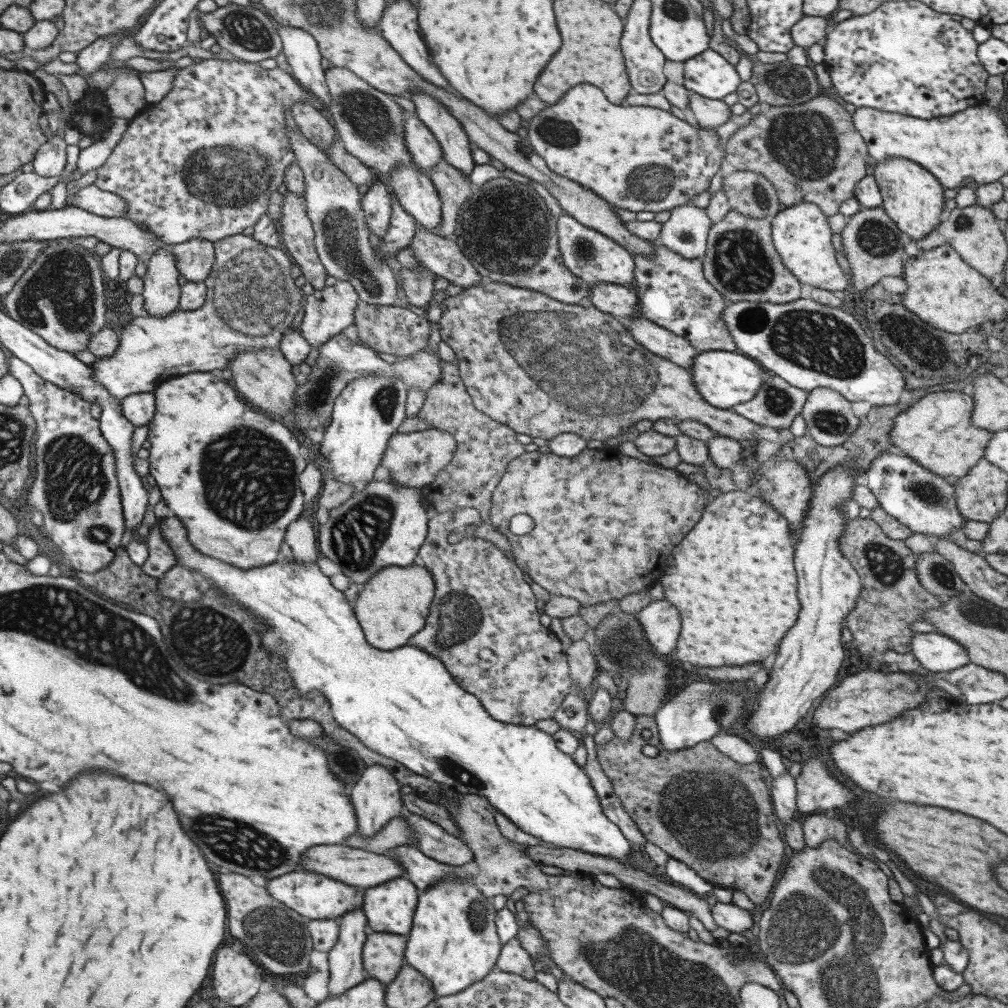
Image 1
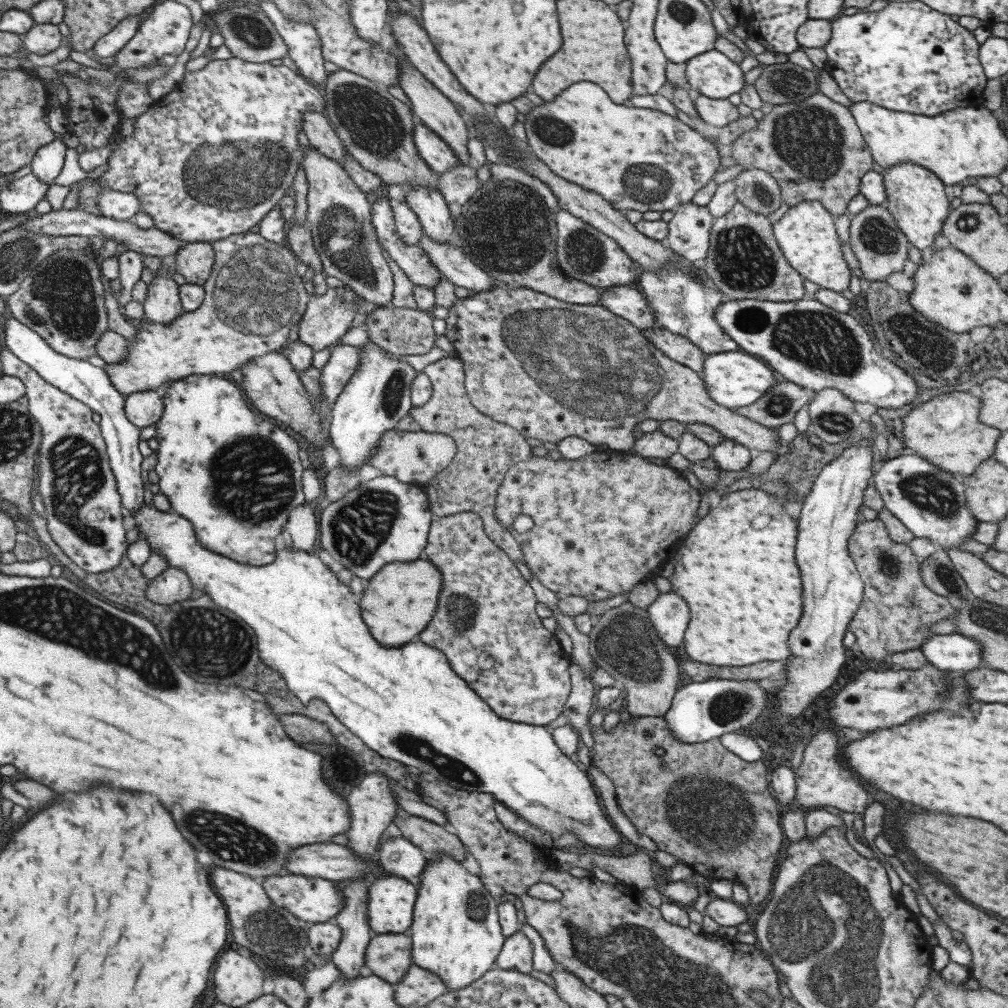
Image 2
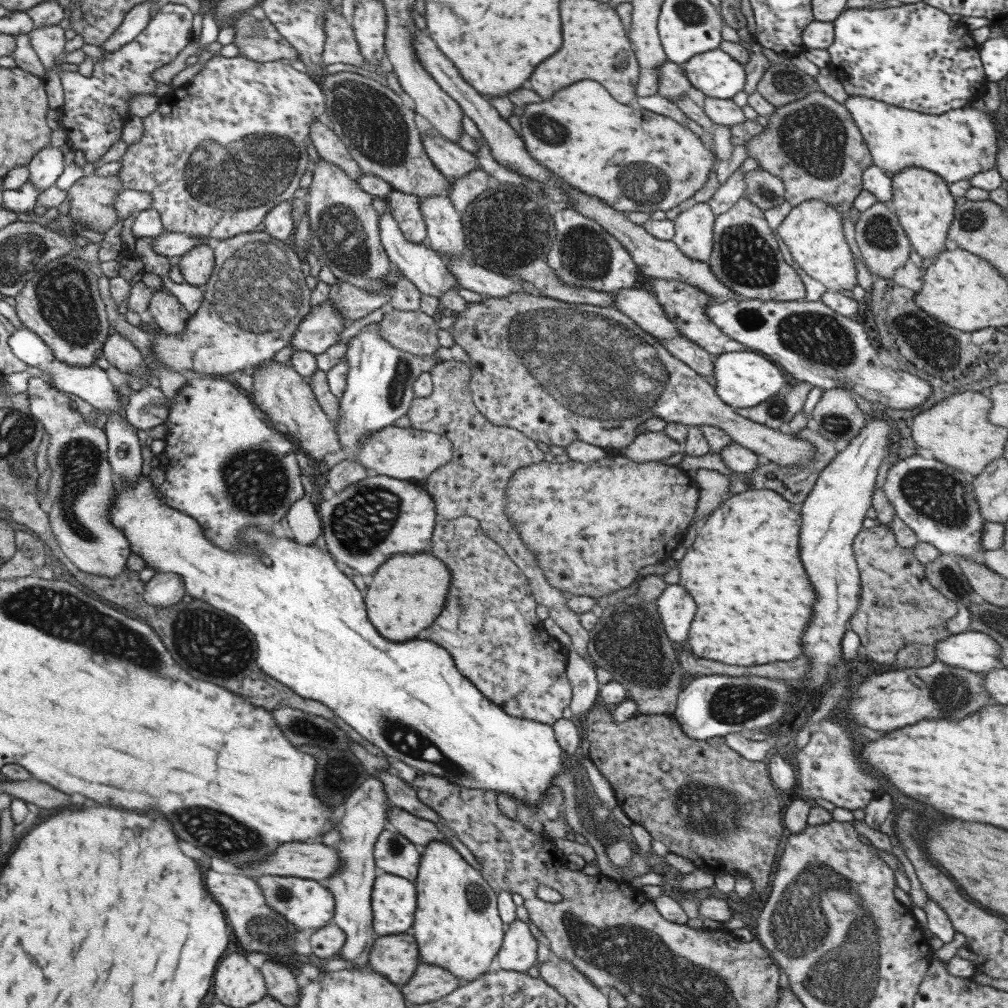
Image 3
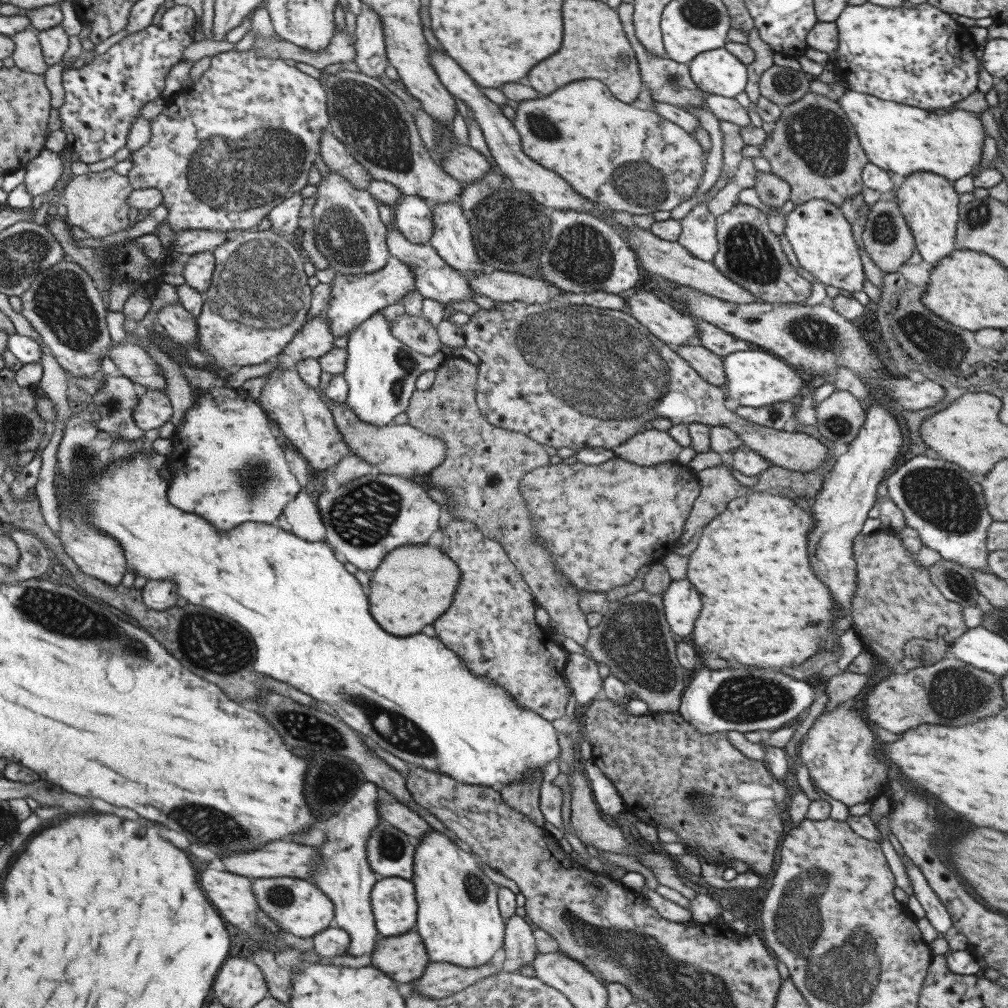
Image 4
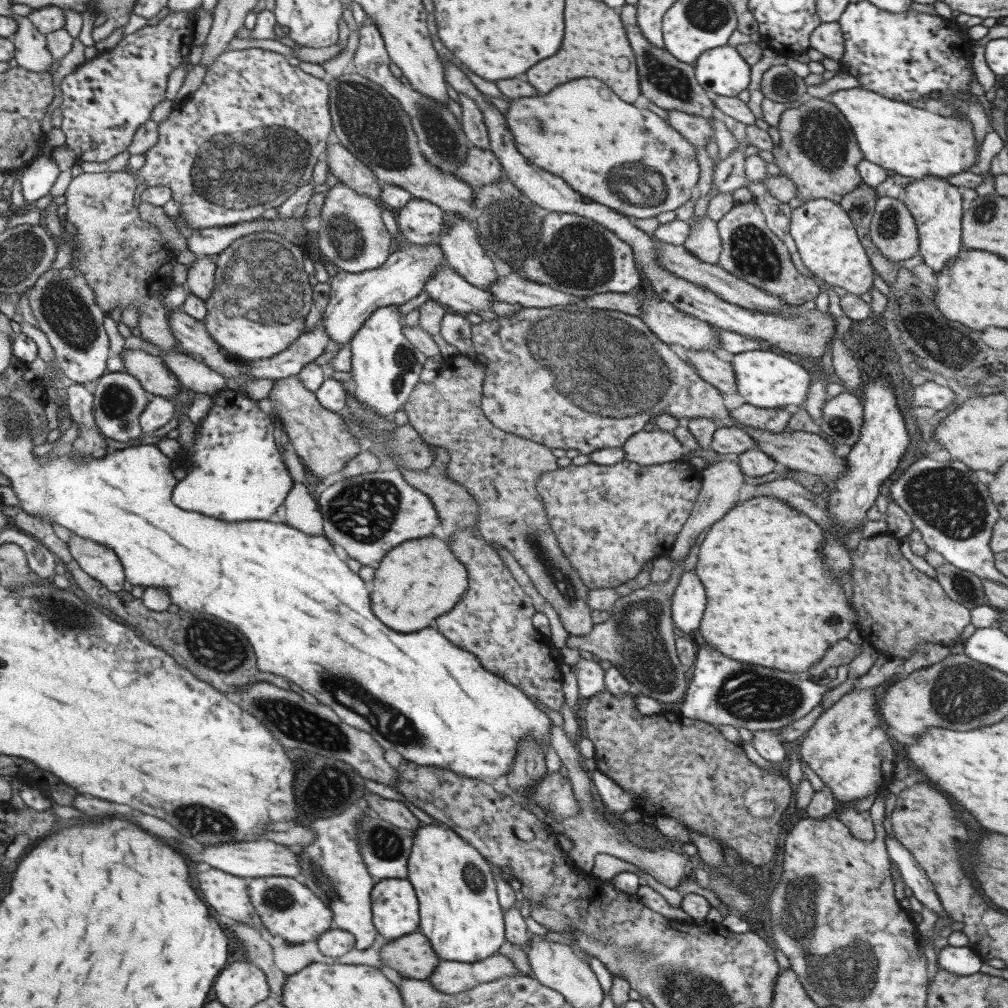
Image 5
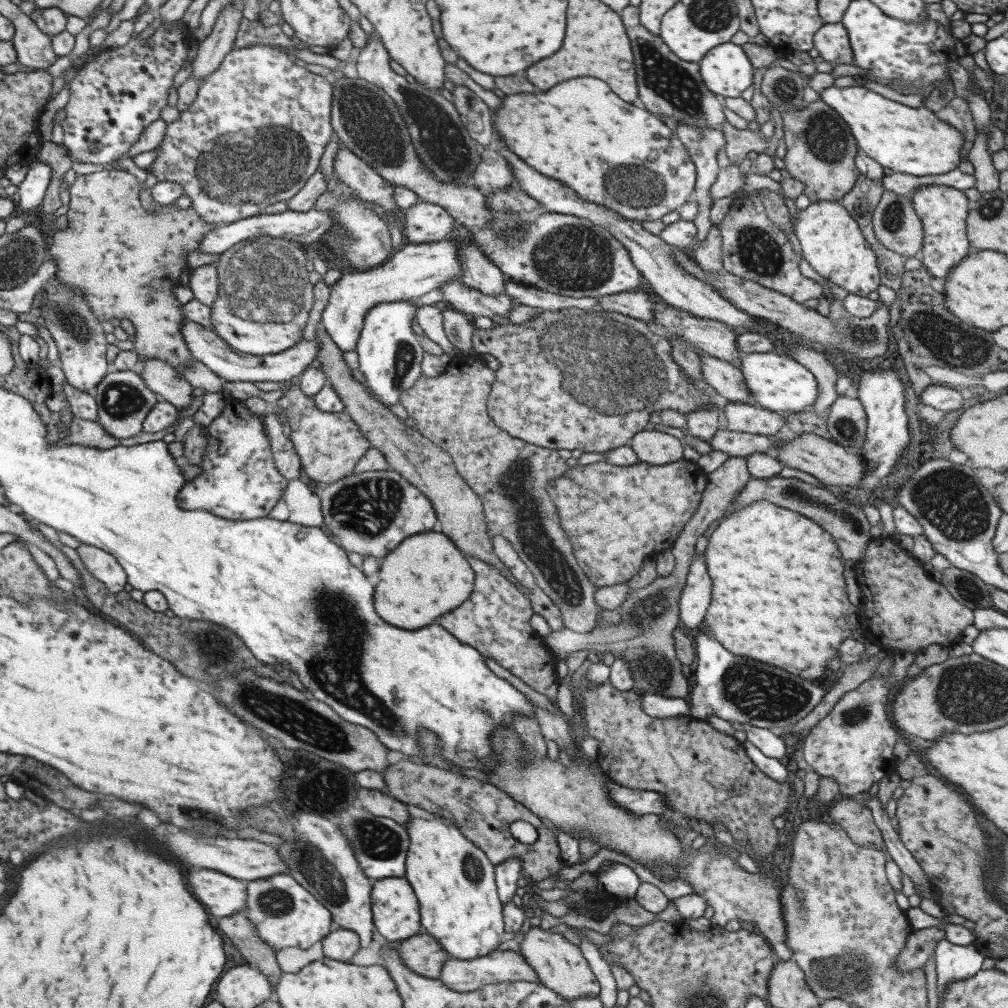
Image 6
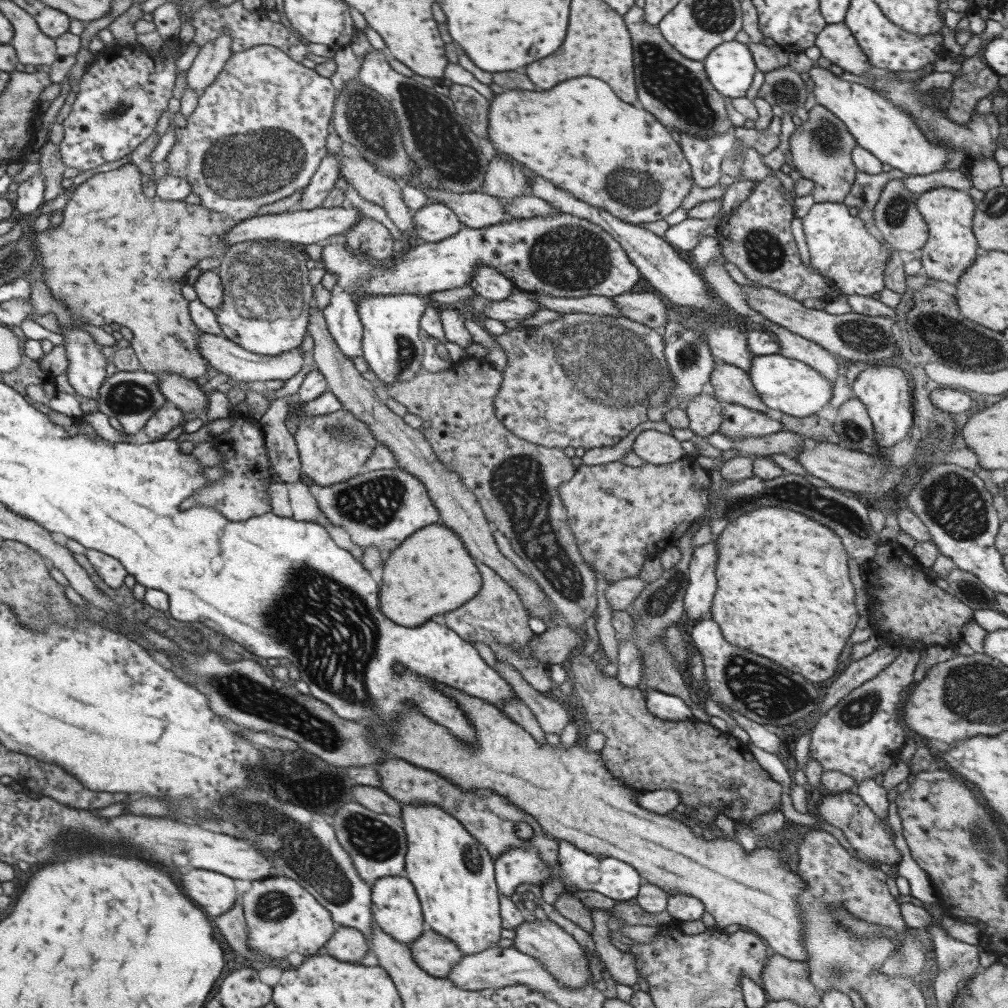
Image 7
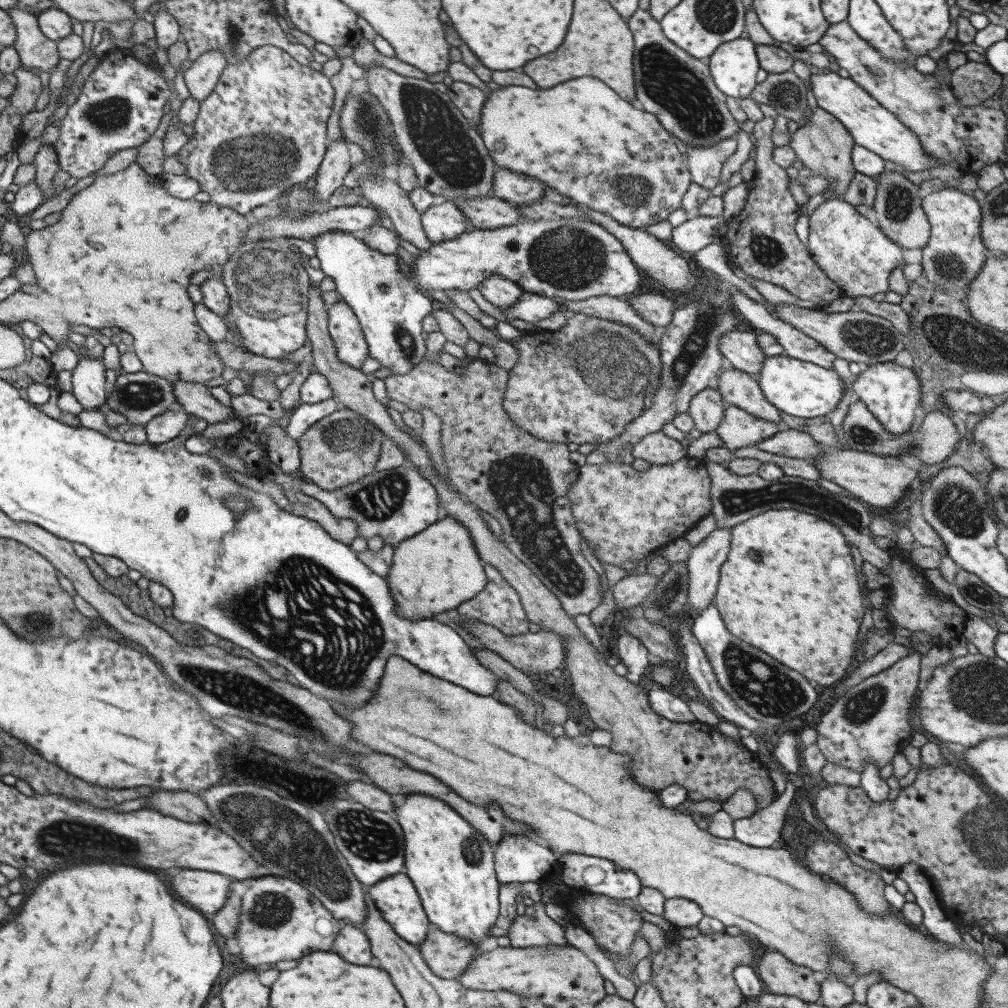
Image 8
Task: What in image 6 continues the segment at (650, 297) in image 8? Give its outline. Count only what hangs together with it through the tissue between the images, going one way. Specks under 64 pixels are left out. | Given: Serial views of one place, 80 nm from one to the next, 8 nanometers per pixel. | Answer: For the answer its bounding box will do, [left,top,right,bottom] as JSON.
[598,291,655,322]

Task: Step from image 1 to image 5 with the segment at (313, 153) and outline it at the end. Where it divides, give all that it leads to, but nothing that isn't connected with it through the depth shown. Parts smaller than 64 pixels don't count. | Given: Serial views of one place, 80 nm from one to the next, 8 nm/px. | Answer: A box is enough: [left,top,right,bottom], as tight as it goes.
[314,182,393,273]

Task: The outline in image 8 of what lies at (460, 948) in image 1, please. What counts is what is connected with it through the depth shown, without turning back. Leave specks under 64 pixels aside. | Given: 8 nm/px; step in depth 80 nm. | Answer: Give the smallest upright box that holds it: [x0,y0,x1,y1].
[391,793,499,946]

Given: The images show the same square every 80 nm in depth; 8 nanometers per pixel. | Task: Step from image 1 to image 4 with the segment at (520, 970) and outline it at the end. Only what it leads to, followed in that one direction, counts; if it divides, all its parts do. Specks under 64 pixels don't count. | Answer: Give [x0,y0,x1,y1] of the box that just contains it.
[501,913,537,972]

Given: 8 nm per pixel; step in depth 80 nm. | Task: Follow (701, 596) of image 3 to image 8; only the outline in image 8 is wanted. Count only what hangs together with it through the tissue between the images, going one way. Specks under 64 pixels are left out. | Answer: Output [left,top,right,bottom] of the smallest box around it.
[713,509,863,688]

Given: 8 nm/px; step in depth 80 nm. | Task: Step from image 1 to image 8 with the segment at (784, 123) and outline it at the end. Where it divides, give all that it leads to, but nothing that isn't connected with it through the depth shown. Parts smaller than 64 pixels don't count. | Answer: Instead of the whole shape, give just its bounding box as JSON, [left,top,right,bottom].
[788,107,855,198]

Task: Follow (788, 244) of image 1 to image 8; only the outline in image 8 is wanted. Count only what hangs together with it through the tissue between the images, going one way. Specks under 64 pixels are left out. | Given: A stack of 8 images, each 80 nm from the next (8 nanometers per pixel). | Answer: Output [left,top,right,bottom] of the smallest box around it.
[806,198,904,297]

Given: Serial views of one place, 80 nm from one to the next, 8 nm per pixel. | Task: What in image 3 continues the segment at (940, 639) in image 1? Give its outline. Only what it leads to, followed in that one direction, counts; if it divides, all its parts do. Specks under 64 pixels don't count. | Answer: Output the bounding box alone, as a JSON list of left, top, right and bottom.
[933,630,1002,673]

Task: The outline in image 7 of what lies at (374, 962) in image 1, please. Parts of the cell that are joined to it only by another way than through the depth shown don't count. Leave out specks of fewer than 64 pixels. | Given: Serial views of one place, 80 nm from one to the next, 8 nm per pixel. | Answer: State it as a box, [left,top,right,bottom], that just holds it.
[407,928,462,978]

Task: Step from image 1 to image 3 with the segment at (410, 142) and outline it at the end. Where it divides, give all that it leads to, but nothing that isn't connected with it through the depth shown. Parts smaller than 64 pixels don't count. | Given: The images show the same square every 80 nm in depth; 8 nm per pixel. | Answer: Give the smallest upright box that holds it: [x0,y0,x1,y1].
[420,131,479,177]

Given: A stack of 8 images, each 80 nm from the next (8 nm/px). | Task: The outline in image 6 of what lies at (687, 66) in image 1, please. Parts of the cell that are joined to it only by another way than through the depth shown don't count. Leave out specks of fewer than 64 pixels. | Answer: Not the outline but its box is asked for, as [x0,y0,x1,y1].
[697,41,754,98]

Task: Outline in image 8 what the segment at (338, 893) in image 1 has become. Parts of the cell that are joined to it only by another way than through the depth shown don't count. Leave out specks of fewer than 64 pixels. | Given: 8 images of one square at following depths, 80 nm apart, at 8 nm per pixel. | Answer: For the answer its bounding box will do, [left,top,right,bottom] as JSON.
[234,876,339,966]

